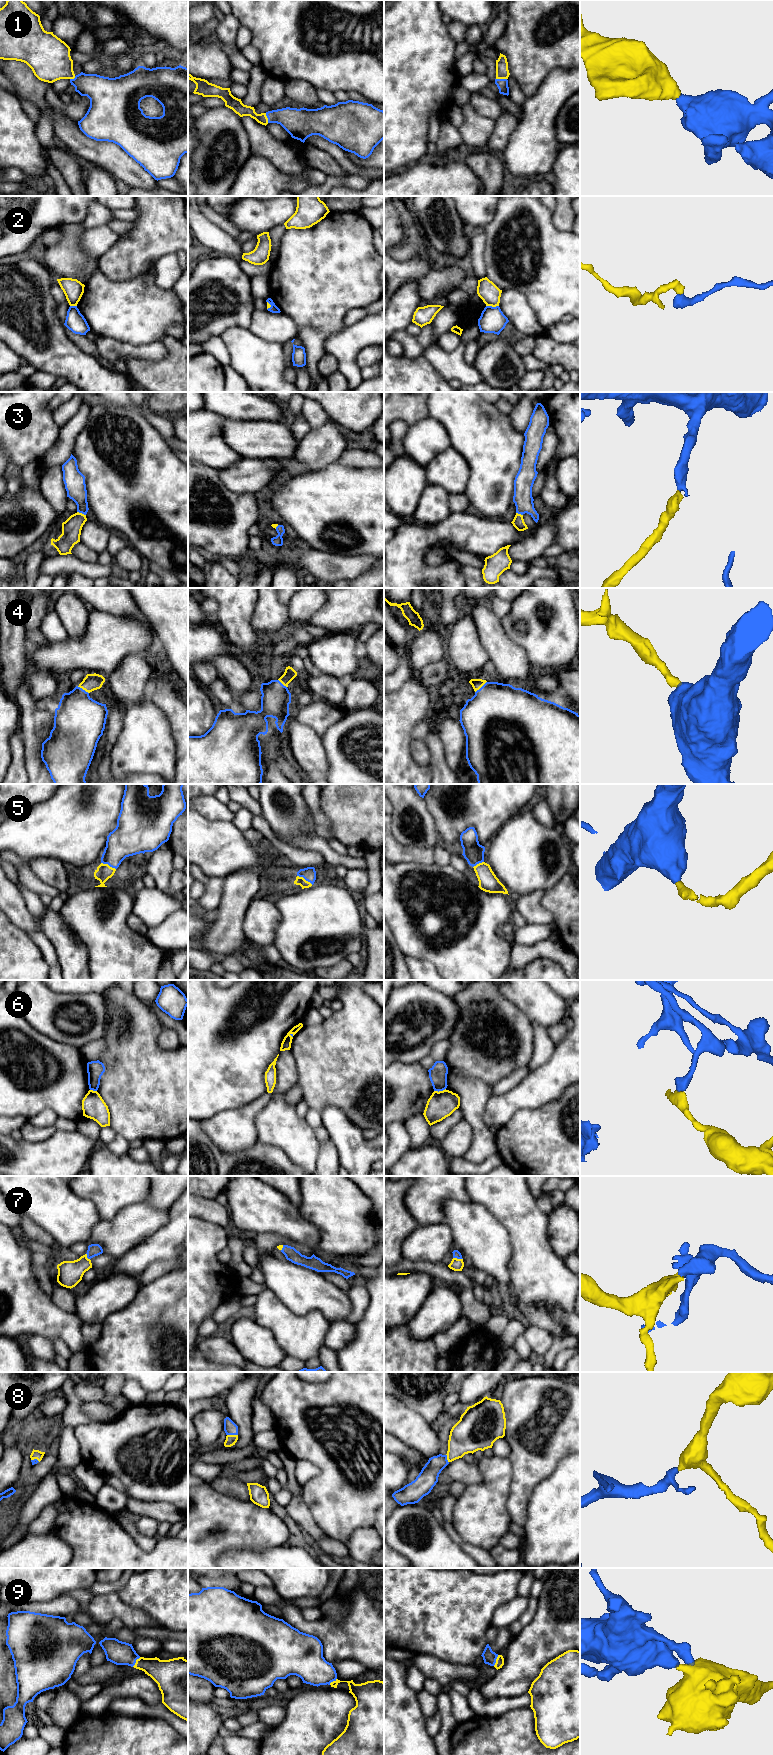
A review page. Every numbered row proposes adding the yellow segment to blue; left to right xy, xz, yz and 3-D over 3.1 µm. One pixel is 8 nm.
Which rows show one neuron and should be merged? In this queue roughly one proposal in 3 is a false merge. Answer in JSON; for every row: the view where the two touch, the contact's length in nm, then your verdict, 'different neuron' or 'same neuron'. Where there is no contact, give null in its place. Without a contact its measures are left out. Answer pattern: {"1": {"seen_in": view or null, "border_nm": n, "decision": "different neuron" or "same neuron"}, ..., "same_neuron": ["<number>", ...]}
{"1": {"seen_in": "yz", "border_nm": 90, "decision": "same neuron"}, "2": {"seen_in": "yz", "border_nm": 100, "decision": "different neuron"}, "3": {"seen_in": "xy", "border_nm": 80, "decision": "same neuron"}, "4": {"seen_in": "yz", "border_nm": 130, "decision": "same neuron"}, "5": {"seen_in": "xz", "border_nm": 150, "decision": "same neuron"}, "6": {"seen_in": "yz", "border_nm": 100, "decision": "different neuron"}, "7": {"seen_in": "yz", "border_nm": 80, "decision": "same neuron"}, "8": {"seen_in": "xz", "border_nm": 90, "decision": "same neuron"}, "9": {"seen_in": "xy", "border_nm": 100, "decision": "same neuron"}, "same_neuron": ["1", "3", "4", "5", "7", "8", "9"]}

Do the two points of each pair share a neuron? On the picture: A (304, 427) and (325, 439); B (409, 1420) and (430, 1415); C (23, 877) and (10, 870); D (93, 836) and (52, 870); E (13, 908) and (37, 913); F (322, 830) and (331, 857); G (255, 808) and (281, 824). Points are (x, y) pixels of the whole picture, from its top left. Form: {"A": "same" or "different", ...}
{"A": "different", "B": "different", "C": "different", "D": "different", "E": "different", "F": "different", "G": "different"}

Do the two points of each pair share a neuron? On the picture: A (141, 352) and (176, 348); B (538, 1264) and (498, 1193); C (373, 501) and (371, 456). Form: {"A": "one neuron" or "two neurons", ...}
{"A": "two neurons", "B": "one neuron", "C": "two neurons"}

